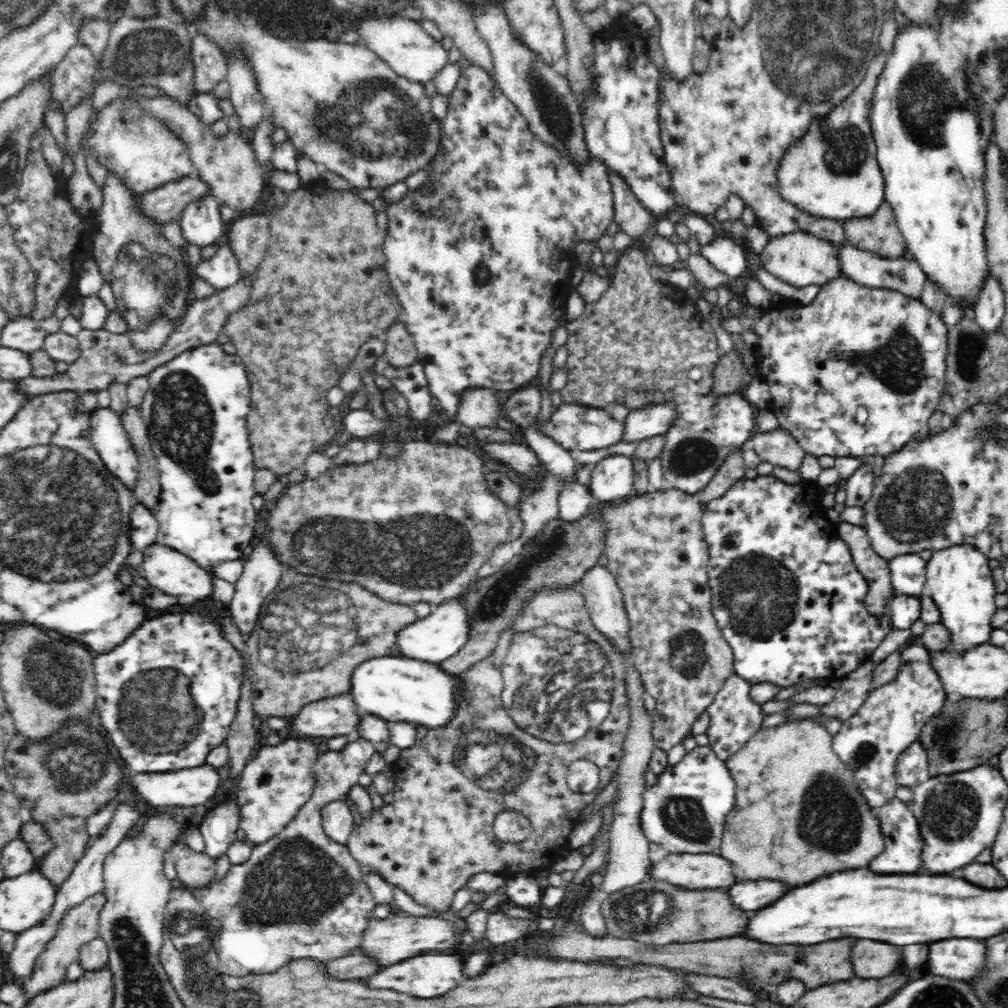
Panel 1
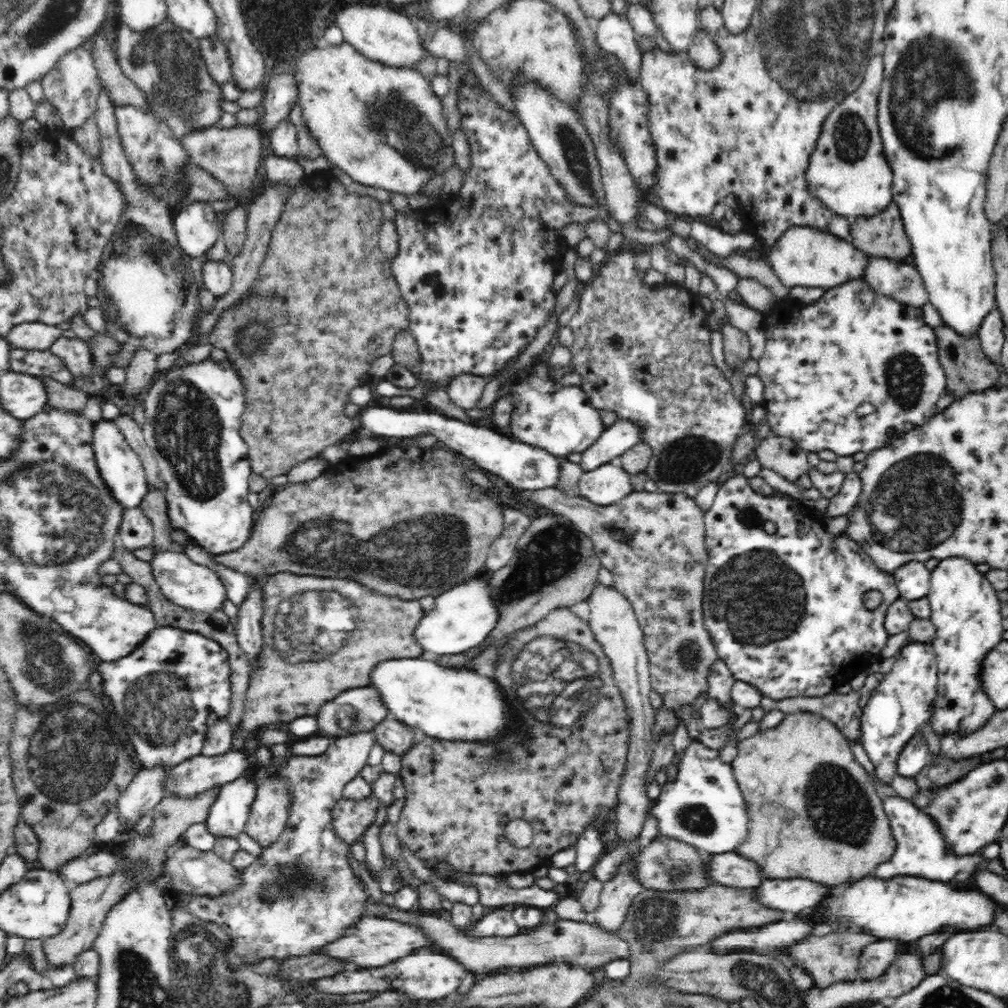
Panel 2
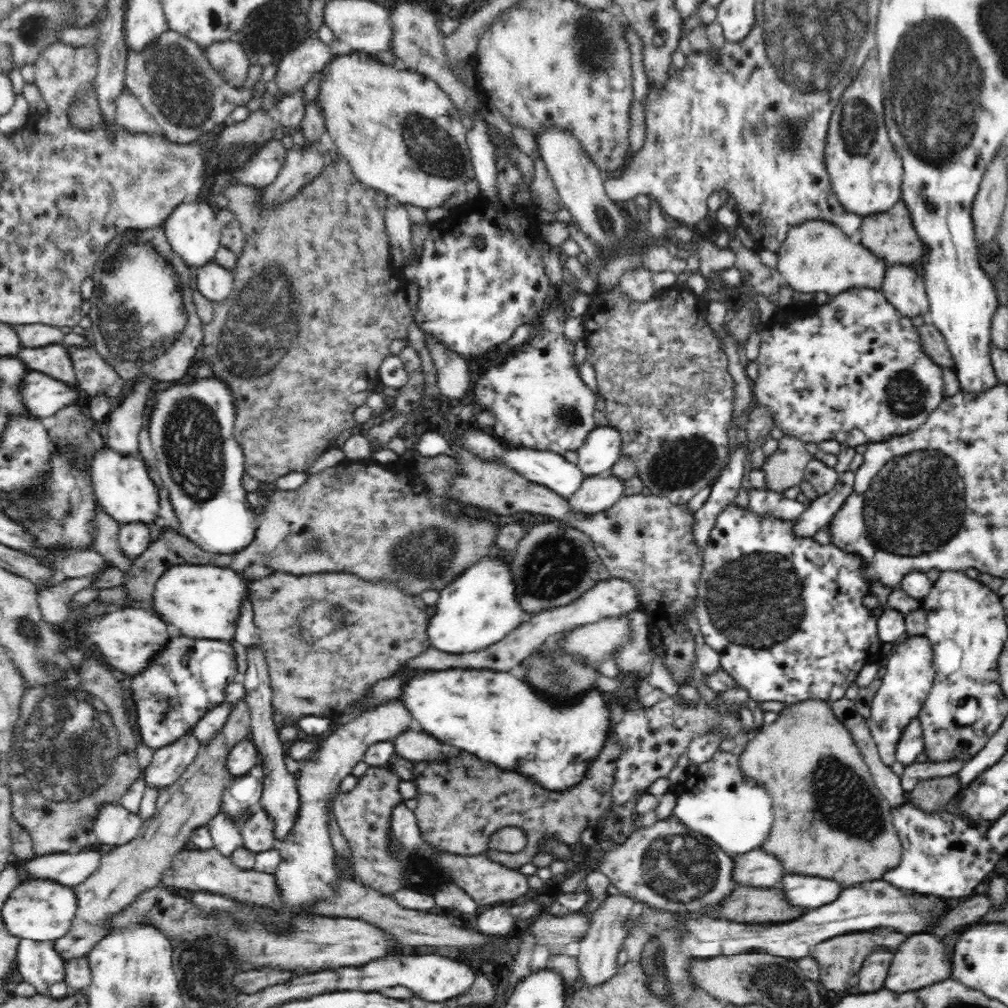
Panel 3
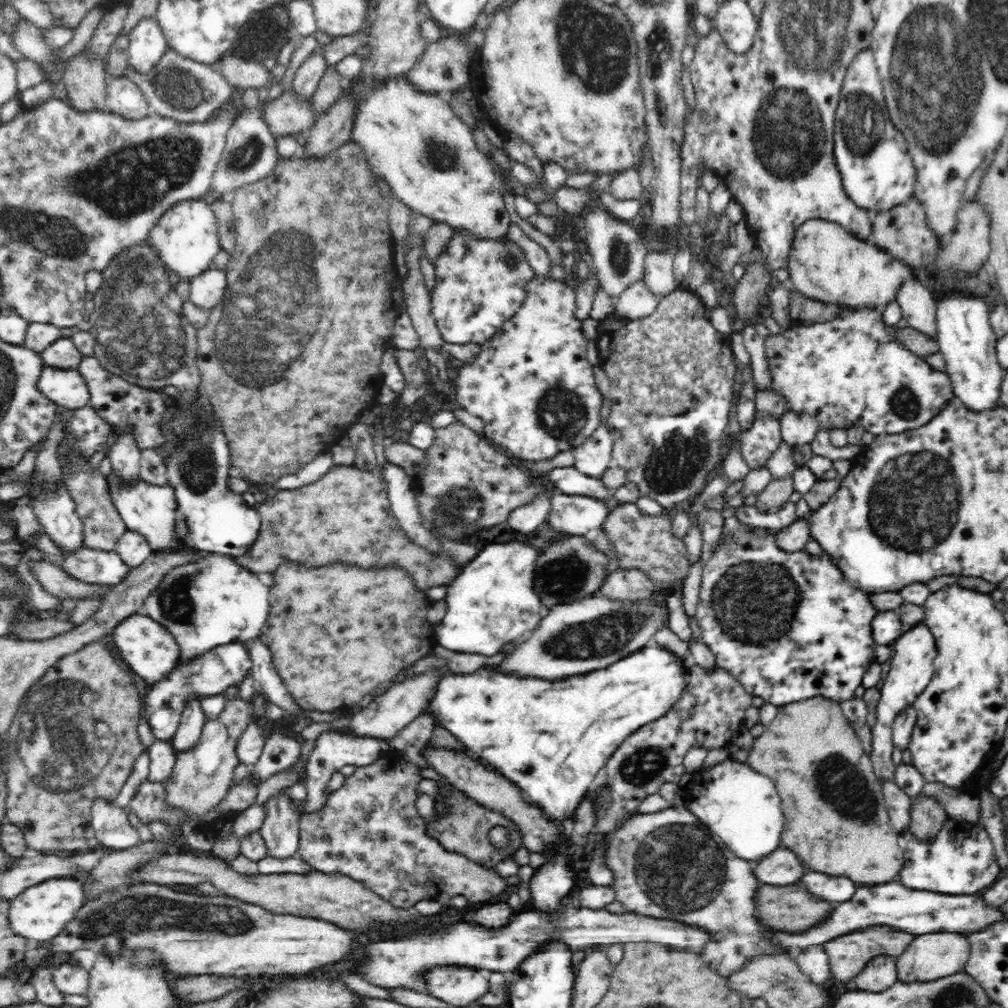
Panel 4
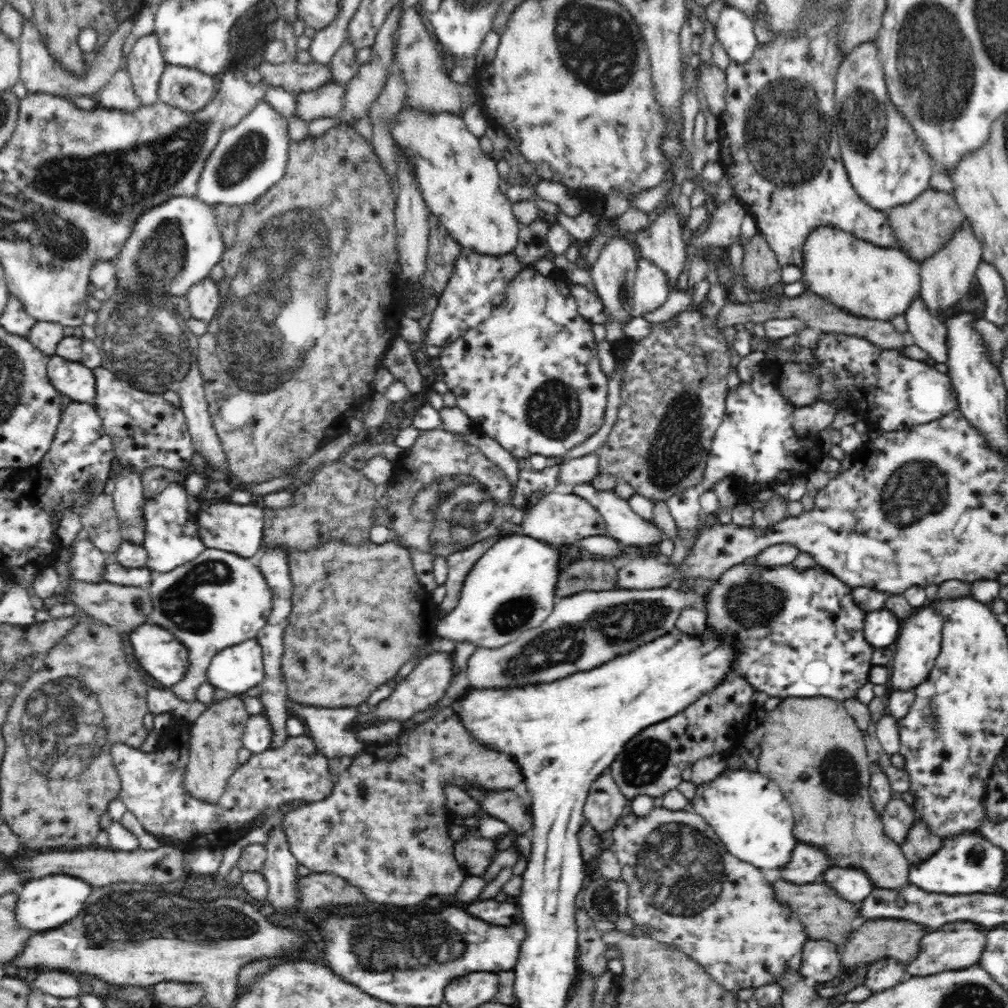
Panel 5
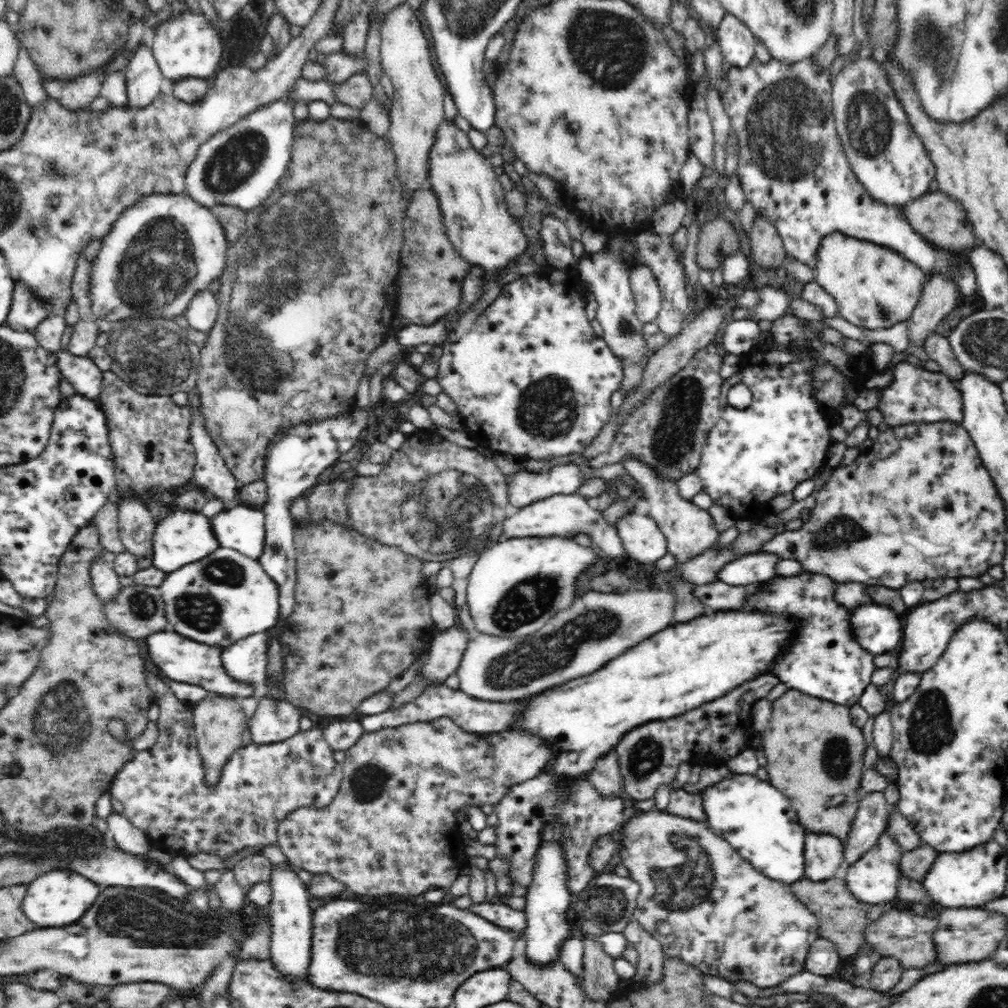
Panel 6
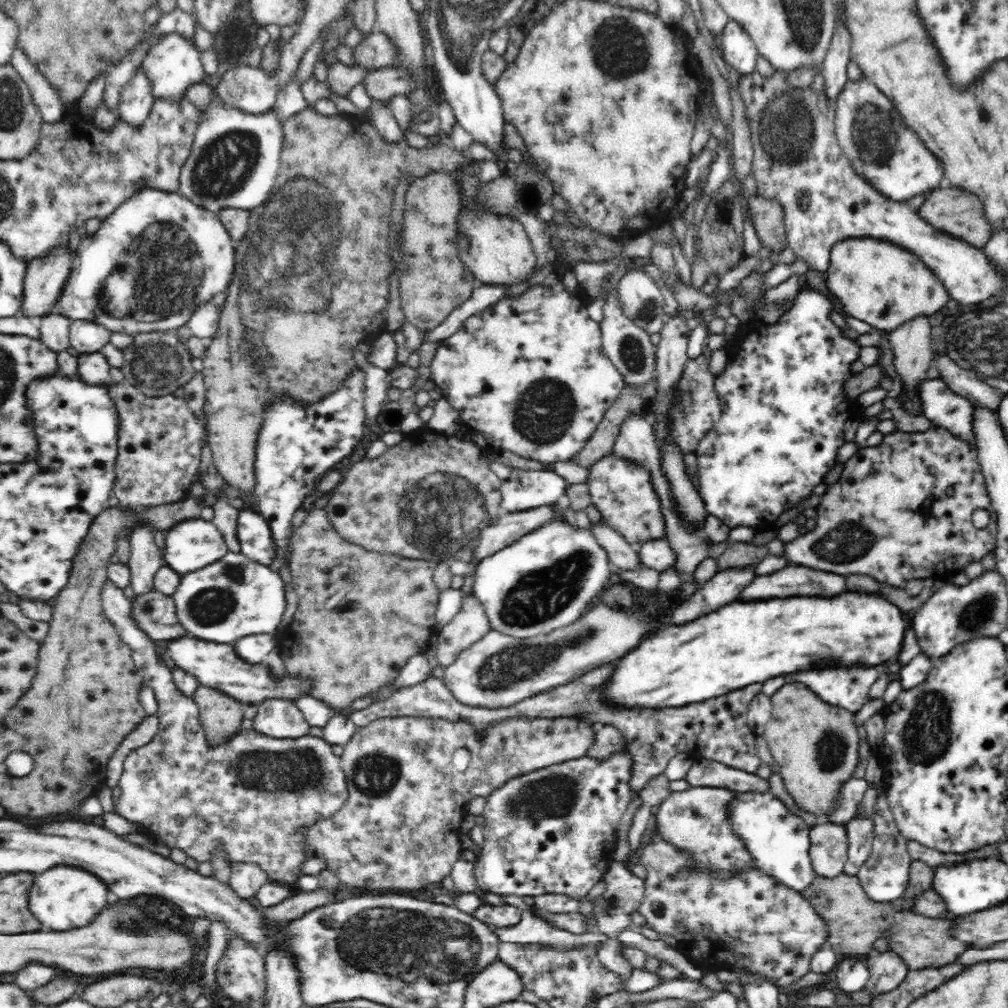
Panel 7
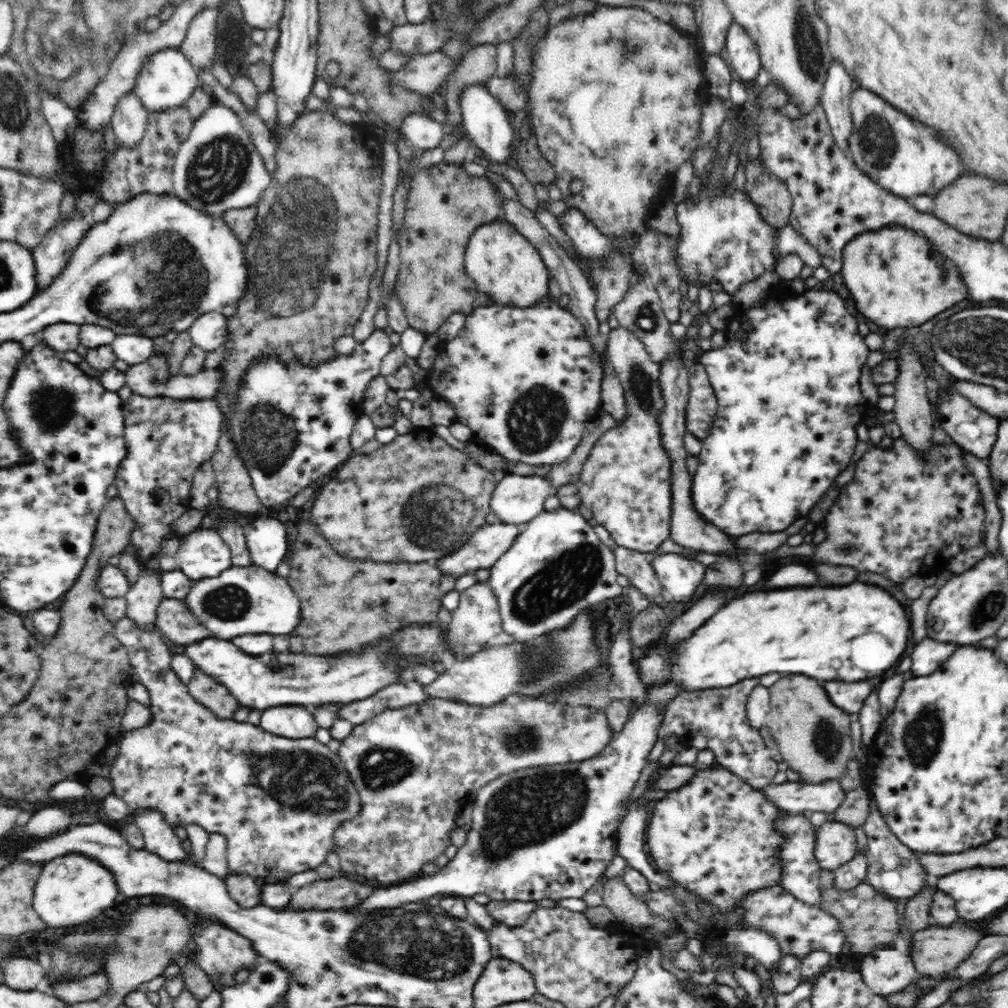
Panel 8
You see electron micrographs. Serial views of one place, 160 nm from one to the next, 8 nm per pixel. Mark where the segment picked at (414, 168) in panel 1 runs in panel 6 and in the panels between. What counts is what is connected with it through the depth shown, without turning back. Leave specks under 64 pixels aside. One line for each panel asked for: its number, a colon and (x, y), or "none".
2: (384, 126)
3: (399, 130)
4: (412, 138)
5: (460, 184)
6: (482, 230)

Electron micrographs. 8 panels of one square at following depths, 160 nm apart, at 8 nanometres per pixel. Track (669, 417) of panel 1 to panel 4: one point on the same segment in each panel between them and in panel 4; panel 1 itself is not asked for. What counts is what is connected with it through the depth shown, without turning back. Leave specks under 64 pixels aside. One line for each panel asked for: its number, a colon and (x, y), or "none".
2: (620, 436)
3: (600, 452)
4: (593, 456)

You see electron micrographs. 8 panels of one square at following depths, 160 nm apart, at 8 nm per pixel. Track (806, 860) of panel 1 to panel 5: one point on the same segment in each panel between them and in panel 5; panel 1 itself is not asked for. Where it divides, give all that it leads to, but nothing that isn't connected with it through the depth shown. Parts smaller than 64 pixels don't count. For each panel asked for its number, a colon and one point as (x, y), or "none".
2: (801, 777)
3: (831, 771)
4: (841, 779)
5: (830, 763)

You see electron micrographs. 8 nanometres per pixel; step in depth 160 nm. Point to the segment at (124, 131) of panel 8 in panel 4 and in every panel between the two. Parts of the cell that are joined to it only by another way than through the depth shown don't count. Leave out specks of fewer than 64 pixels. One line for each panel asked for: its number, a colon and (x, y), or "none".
4: (147, 45)
5: (145, 64)
6: (143, 79)
7: (136, 100)

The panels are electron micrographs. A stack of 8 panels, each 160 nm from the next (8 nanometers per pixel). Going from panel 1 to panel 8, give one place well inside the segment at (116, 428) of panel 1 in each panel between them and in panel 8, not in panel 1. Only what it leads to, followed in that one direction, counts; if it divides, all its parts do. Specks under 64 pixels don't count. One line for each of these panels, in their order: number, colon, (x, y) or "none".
2: (119, 466)
3: (121, 483)
4: (149, 510)
5: (171, 539)
6: (181, 537)
7: (192, 544)
8: (202, 553)

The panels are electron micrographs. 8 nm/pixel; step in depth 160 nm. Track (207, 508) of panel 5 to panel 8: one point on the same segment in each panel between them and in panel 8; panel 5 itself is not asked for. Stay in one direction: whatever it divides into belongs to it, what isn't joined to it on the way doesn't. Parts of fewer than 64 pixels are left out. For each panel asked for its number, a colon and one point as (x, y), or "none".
6: (241, 529)
7: (255, 539)
8: (266, 538)

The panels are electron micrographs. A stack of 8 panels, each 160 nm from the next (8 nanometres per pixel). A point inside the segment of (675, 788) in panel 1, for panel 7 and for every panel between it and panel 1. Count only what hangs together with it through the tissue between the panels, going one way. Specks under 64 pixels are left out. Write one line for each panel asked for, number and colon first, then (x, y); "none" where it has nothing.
2: (704, 807)
3: (724, 805)
4: (739, 805)
5: (754, 821)
6: (758, 821)
7: (779, 841)

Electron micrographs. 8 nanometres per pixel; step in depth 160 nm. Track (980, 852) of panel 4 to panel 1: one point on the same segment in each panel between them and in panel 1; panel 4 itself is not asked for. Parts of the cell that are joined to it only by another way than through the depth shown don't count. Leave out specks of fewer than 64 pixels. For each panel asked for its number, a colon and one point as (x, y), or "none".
1: (902, 854)
2: (922, 850)
3: (942, 855)

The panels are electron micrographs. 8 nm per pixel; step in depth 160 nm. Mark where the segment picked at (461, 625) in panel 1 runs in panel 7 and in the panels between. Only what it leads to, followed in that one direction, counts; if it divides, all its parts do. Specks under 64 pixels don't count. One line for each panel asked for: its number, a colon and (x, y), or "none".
2: (461, 619)
3: (478, 608)
4: (490, 603)
5: (508, 591)
6: (515, 587)
7: (540, 582)

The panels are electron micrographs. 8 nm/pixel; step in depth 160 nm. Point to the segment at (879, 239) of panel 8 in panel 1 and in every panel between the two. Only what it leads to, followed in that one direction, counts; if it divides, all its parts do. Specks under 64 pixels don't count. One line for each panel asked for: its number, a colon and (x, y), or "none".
1: (799, 258)
2: (804, 256)
3: (816, 256)
4: (827, 263)
5: (865, 280)
6: (866, 280)
7: (877, 282)

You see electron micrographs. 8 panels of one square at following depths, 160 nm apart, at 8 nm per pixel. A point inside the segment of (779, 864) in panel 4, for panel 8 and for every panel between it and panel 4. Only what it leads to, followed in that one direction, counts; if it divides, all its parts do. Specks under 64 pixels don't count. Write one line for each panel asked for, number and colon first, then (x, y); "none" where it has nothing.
5: (806, 865)
6: (823, 852)
7: (828, 850)
8: (835, 842)

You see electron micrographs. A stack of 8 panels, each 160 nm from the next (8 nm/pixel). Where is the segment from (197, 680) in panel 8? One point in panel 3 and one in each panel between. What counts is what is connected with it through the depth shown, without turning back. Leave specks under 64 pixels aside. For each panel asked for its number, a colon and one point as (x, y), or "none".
3: (124, 873)
4: (200, 779)
5: (216, 735)
6: (219, 722)
7: (221, 715)

